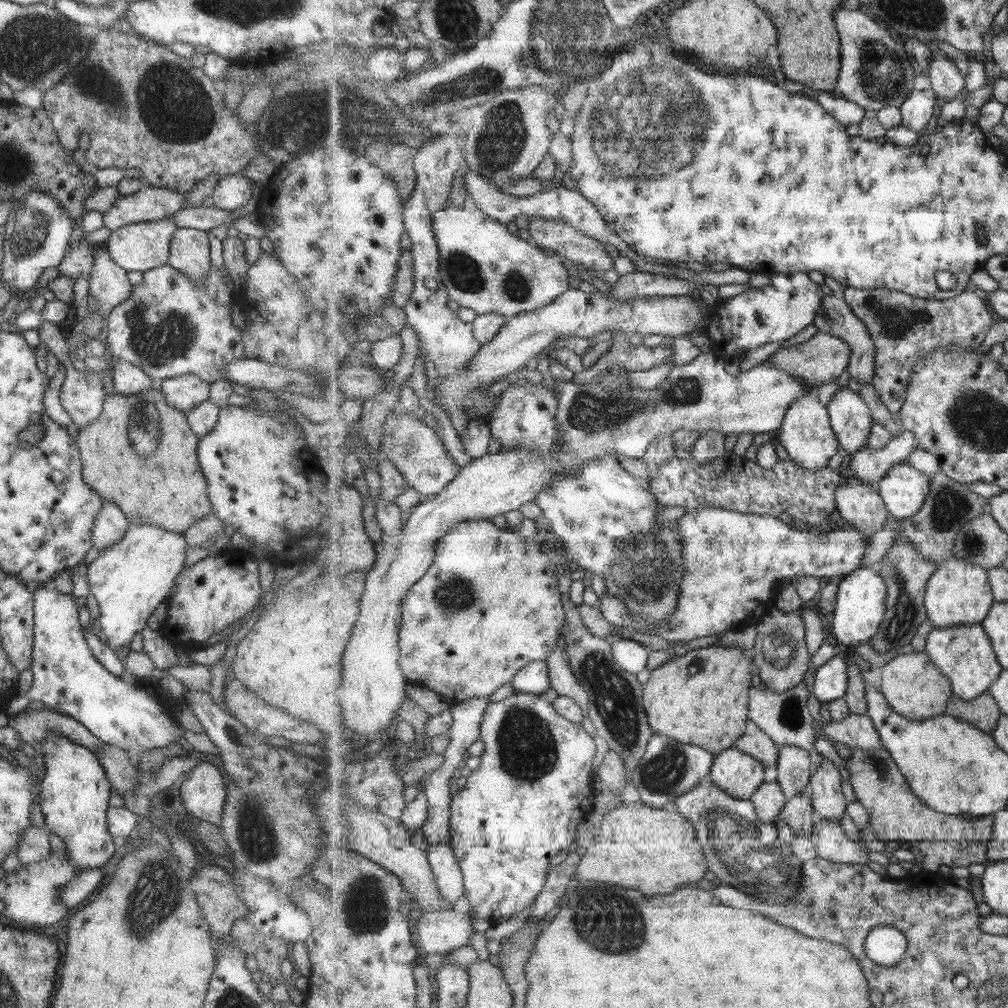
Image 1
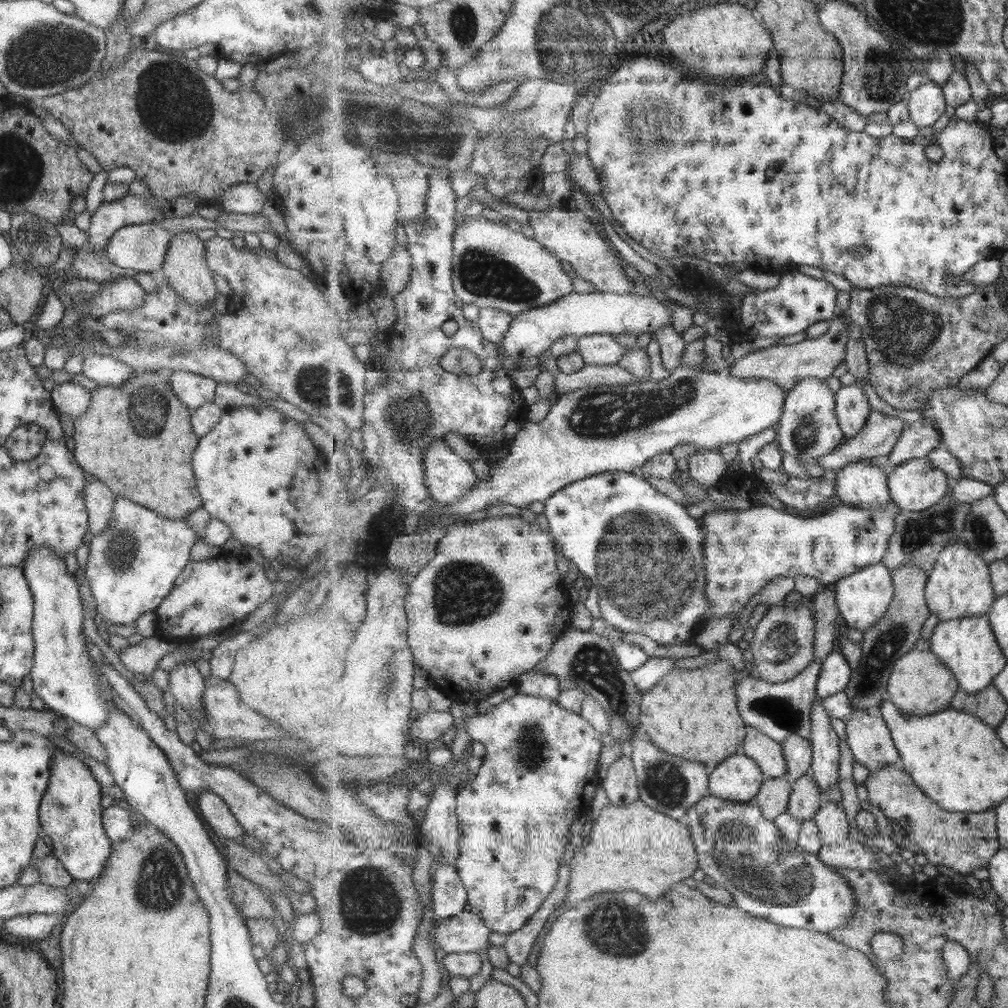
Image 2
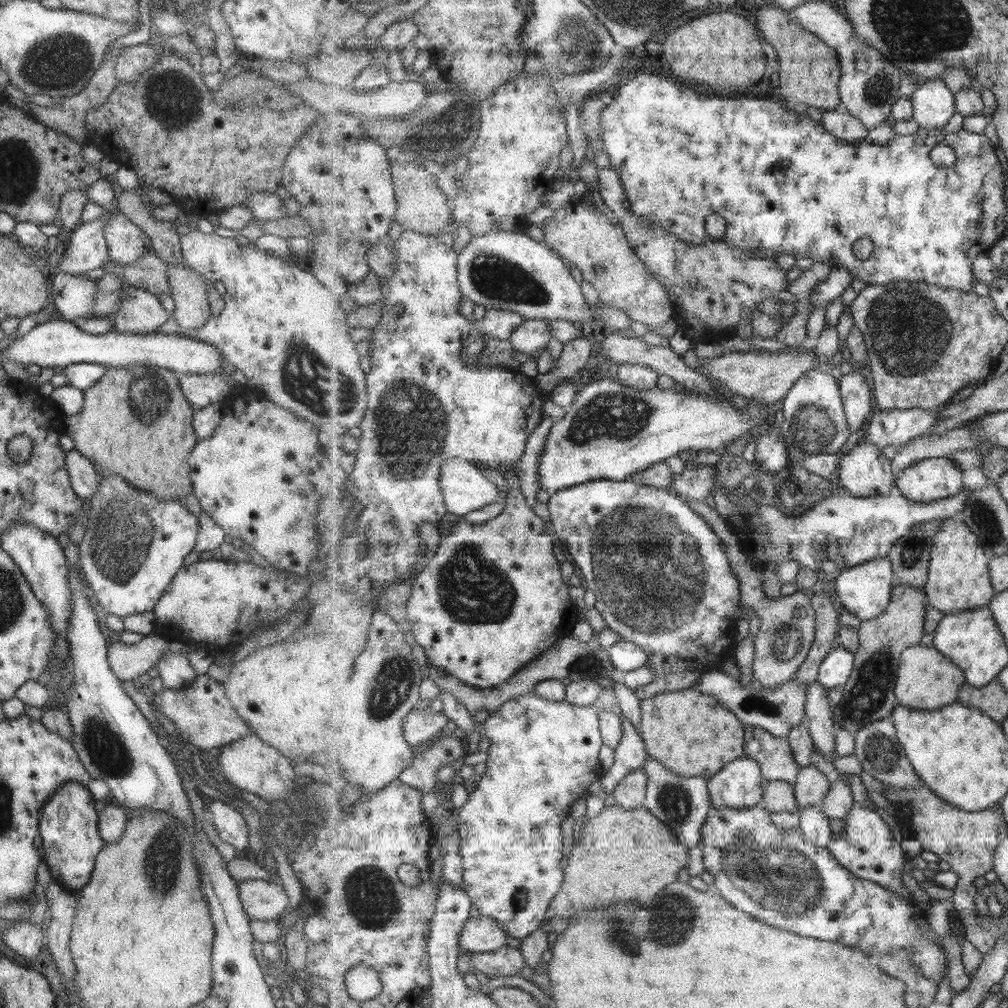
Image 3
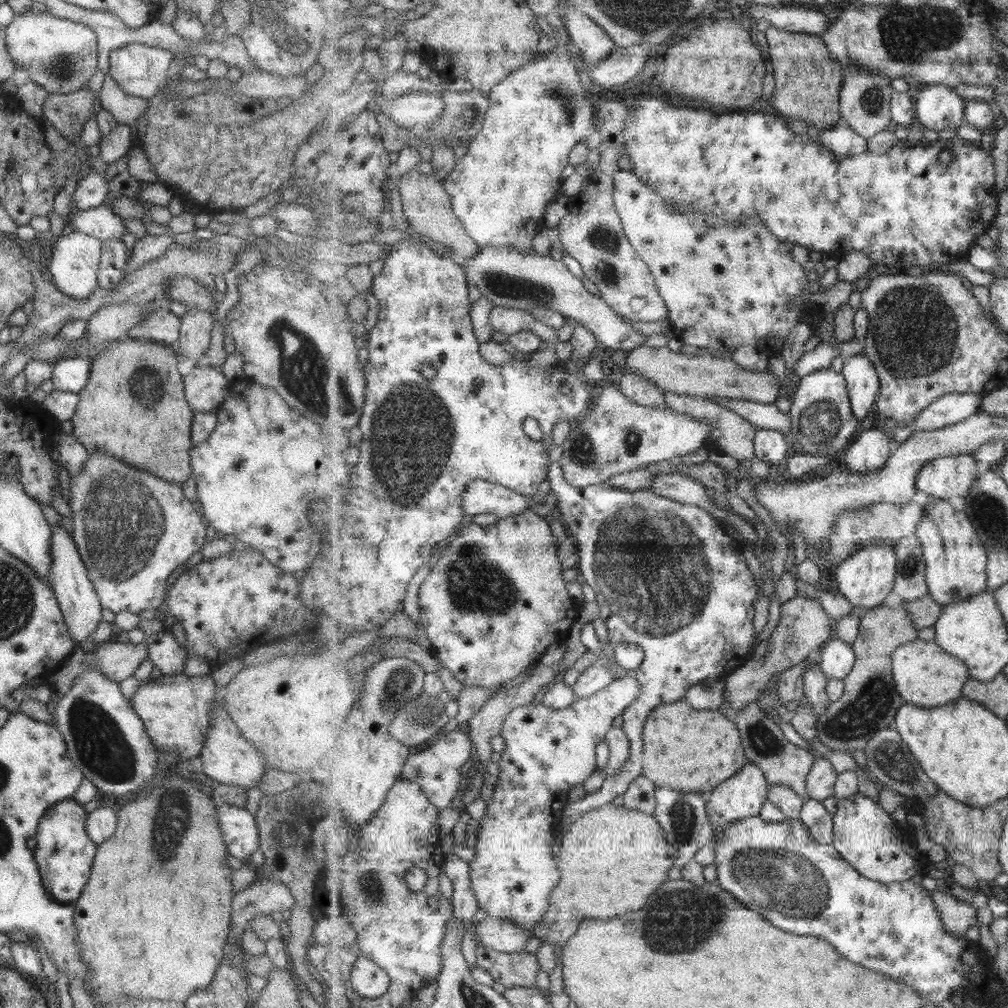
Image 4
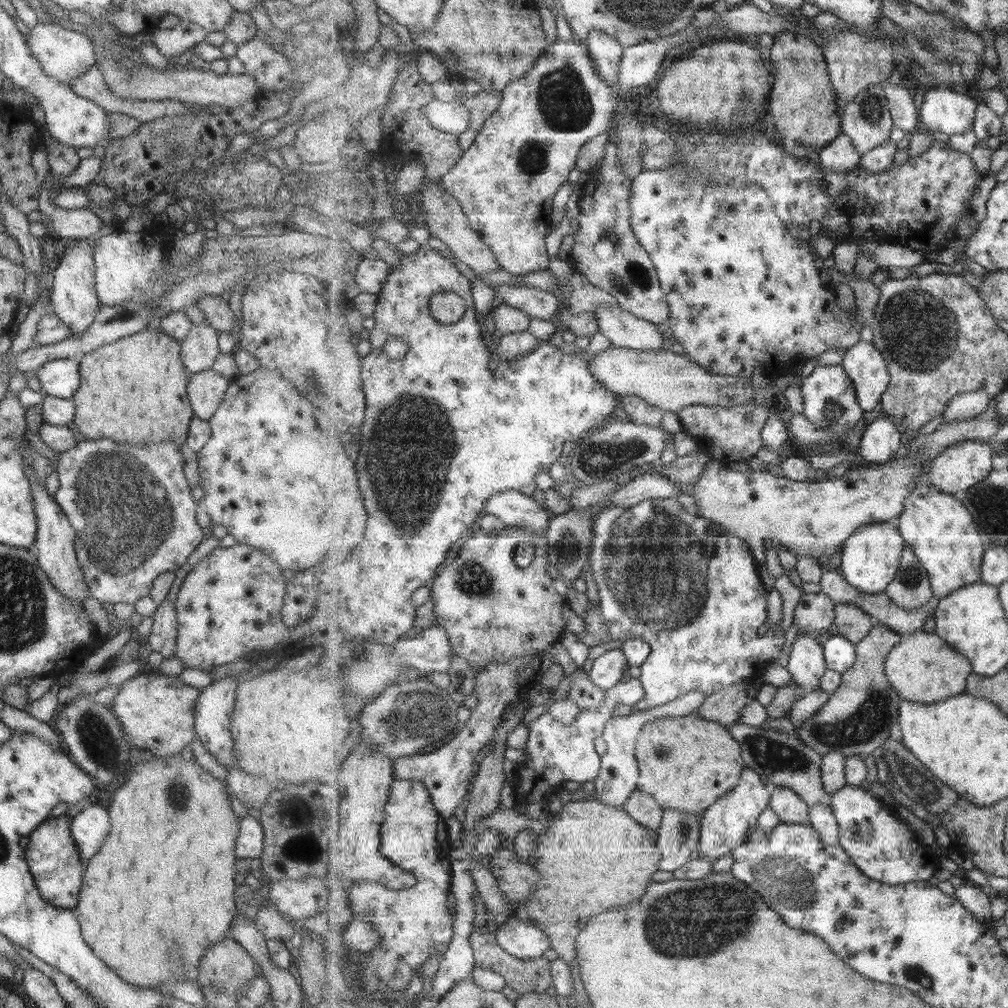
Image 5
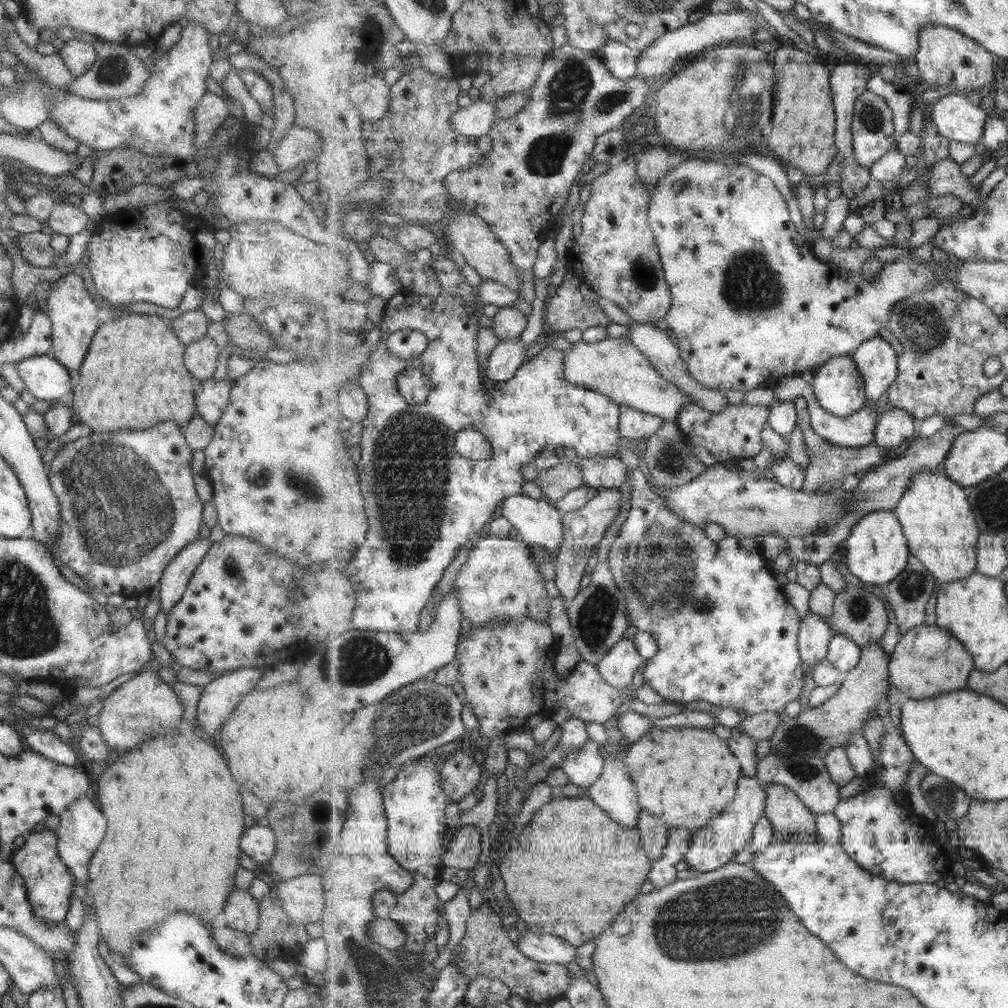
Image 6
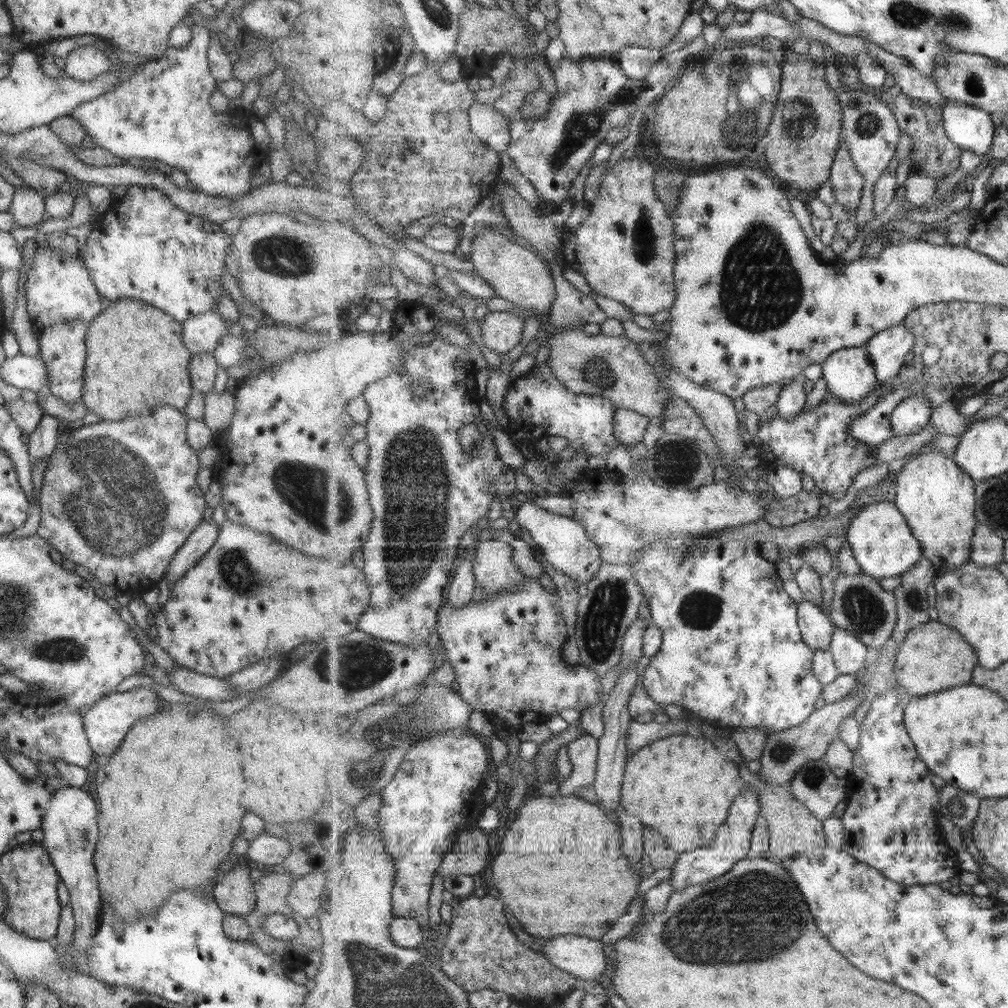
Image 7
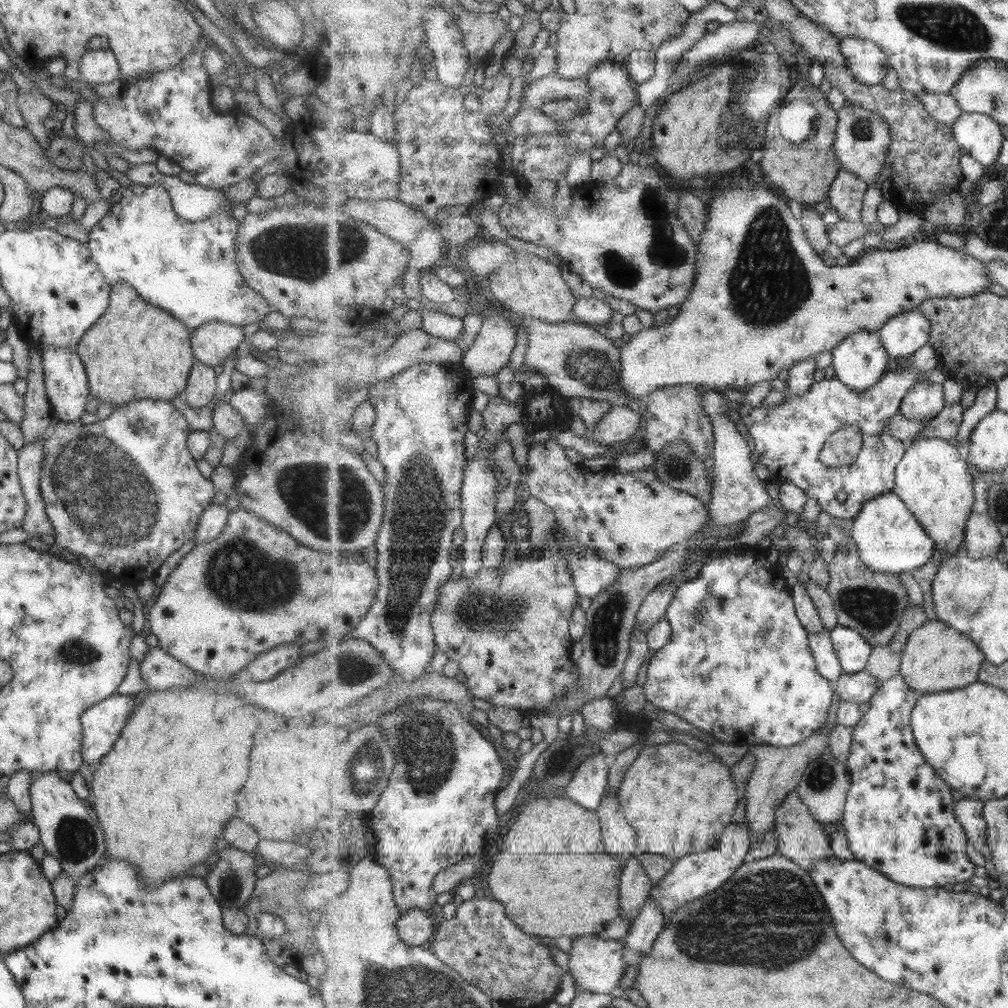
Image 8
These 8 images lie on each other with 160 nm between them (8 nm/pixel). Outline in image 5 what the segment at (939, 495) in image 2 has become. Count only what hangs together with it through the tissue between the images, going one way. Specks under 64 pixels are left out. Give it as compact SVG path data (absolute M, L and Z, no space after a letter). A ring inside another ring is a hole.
M980 439L965 440L939 453L931 464L931 470L925 474L925 480L935 489L955 495L956 492L967 493L973 486L979 485L993 471L994 447Z

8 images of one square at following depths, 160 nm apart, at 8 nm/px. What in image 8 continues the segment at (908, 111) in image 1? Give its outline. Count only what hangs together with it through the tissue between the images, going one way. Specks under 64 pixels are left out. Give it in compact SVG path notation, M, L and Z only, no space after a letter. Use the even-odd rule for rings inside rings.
M965 111L952 126L955 140L962 146L962 151L984 166L998 162L1005 140L1001 127L1002 124L988 114Z

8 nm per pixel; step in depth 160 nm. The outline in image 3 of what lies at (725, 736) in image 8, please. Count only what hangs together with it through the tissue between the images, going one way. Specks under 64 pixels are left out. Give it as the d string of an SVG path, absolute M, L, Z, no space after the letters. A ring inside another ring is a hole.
M597 480L587 482L583 485L560 489L550 498L548 510L550 512L550 530L555 537L564 540L573 563L578 569L583 582L589 590L595 594L597 601L595 608L605 619L607 626L618 632L623 639L635 642L643 648L648 656L648 664L656 676L678 673L681 671L703 671L708 673L715 670L715 666L722 664L725 660L733 660L735 613L741 610L741 587L738 576L732 569L730 558L727 556L723 540L713 529L707 520L697 511L691 509L686 500L669 492L668 489L659 489L645 484L635 483L633 480L611 481ZM624 713L622 715L622 723L624 735L619 748L615 750L614 763L600 779L603 797L606 797L607 794L612 794L620 780L631 771L643 769L647 757L650 756L641 732L637 732L635 725Z

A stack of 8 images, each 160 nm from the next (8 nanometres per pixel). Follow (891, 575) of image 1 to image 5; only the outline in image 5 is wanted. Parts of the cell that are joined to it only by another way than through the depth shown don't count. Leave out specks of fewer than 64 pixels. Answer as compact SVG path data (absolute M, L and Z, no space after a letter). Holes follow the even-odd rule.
M875 623L870 633L855 644L857 660L847 672L842 673L841 686L807 723L795 726L803 744L818 750L822 755L837 751L848 757L853 754L871 754L889 740L891 724L898 722L902 702L887 676L886 662L889 653L902 639L903 636L891 627Z

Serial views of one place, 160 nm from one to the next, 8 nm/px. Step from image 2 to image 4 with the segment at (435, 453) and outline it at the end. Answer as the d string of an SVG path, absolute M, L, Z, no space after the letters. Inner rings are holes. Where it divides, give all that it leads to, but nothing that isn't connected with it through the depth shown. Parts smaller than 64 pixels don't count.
M477 480L467 486L462 507L470 518L478 514L491 513L505 520L504 518L524 513L531 503L532 500L518 491L487 480Z

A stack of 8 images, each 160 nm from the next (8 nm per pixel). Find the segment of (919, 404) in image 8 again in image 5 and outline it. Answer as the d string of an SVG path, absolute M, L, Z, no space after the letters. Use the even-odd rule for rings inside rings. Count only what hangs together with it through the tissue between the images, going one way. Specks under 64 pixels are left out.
M887 417L875 419L862 434L859 456L871 464L892 461L903 453L901 438L901 432Z

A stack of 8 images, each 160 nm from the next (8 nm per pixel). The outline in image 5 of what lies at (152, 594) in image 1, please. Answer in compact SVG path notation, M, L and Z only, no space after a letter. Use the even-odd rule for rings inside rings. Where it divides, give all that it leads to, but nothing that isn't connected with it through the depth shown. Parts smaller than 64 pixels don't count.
M100 438L99 440L85 440L78 443L77 446L66 450L63 454L58 456L56 472L59 485L53 500L57 504L57 507L61 509L64 516L67 517L67 521L74 531L75 538L74 551L75 556L81 569L83 580L87 585L90 599L94 598L101 604L109 603L109 605L115 605L118 603L135 604L138 599L149 597L151 592L151 582L154 578L157 578L161 572L171 572L178 568L181 568L185 564L185 560L193 549L205 538L204 530L201 529L195 521L195 509L199 505L194 503L191 496L189 485L183 475L184 458L181 456L181 452L178 447L175 446L170 440L167 442L159 442L158 444L148 444L148 446L131 446L124 442L113 442L108 438ZM119 584L125 584L127 588L93 588L93 586L119 586Z

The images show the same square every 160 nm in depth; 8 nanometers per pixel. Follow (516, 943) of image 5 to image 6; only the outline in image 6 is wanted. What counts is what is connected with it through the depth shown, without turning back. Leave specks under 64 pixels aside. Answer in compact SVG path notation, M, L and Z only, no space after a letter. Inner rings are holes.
M528 930L519 936L517 947L529 959L563 966L573 961L575 963L578 955L577 947L557 935L539 934L539 932L529 932Z

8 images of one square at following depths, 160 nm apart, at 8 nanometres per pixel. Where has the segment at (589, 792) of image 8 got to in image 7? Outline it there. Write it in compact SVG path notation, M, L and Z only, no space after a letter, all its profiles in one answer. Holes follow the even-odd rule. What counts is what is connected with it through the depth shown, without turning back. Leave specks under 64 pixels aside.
M583 733L577 740L568 743L567 754L570 762L573 764L573 771L568 779L559 785L559 794L576 796L575 792L577 792L579 788L591 786L591 784L595 782L598 767L598 739L588 733Z

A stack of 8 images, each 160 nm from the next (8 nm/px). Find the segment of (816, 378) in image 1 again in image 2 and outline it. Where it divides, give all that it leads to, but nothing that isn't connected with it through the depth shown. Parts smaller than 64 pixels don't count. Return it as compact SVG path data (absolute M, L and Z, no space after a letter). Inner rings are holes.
M835 315L826 325L827 332L819 338L805 338L791 345L773 345L743 355L732 364L730 373L739 378L773 379L780 387L783 387L786 394L793 390L803 378L817 377L825 380L837 370L837 366L843 360L846 360L850 342L848 324L842 316Z

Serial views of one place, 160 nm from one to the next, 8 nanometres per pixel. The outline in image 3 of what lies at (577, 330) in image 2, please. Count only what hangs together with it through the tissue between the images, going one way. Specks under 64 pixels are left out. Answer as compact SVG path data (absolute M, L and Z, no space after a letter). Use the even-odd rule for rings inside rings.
M525 318L510 339L517 352L536 357L547 349L552 335L552 326L547 319Z

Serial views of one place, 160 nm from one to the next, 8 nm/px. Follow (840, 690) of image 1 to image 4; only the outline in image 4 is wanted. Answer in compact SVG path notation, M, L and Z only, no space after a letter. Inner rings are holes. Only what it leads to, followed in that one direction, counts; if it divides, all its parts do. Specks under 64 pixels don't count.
M839 638L829 641L818 653L821 670L827 678L844 678L854 669L856 654L854 647Z

